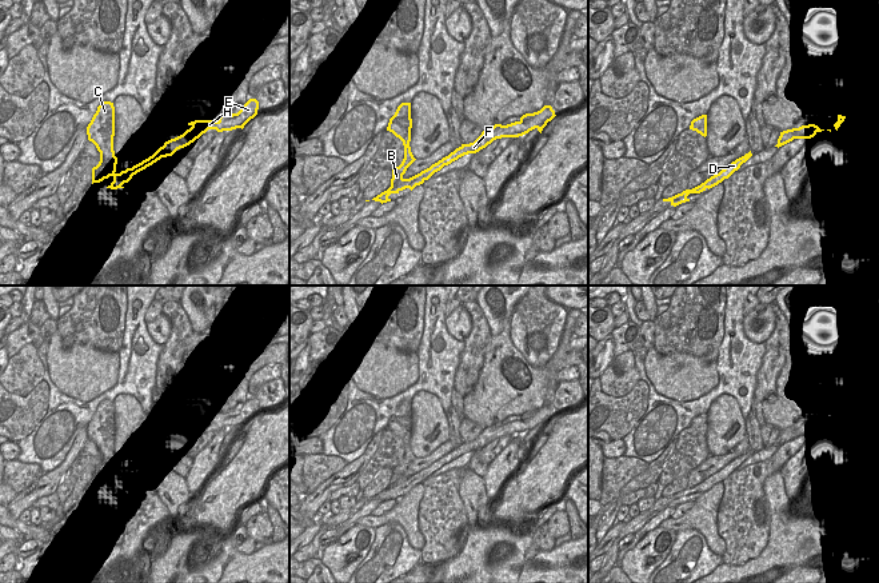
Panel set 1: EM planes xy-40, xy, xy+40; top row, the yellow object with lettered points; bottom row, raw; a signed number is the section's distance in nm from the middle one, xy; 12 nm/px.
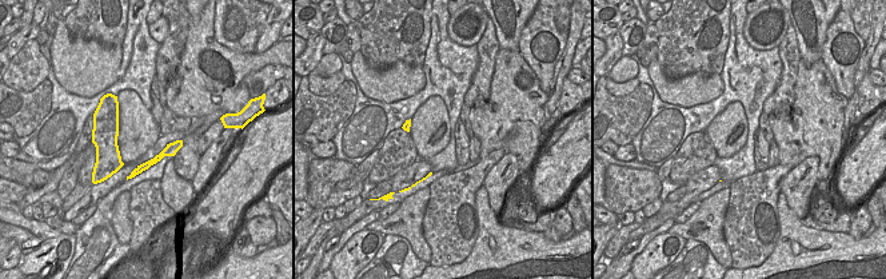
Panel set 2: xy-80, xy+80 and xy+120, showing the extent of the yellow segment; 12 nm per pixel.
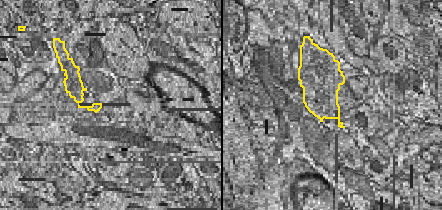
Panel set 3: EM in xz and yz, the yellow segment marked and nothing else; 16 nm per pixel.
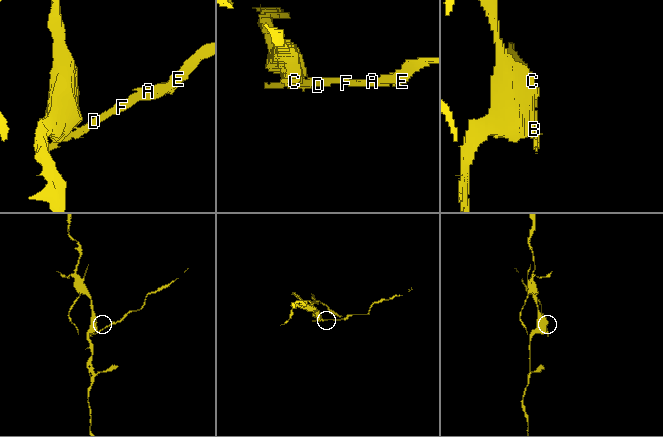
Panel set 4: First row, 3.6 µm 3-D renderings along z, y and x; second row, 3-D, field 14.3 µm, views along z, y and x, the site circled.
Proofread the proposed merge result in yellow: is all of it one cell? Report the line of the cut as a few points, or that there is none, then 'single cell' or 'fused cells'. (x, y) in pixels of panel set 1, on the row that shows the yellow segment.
cut in xy along (408, 179), (391, 187); fused cells

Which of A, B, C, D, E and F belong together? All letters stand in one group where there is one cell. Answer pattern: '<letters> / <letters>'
A D E F / B C

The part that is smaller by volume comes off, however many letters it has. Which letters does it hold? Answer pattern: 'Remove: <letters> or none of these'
Remove: A, D, E, F

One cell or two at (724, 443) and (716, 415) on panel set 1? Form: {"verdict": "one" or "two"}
{"verdict": "one"}

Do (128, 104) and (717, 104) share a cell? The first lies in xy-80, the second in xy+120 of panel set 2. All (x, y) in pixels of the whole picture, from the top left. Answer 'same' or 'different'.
different

